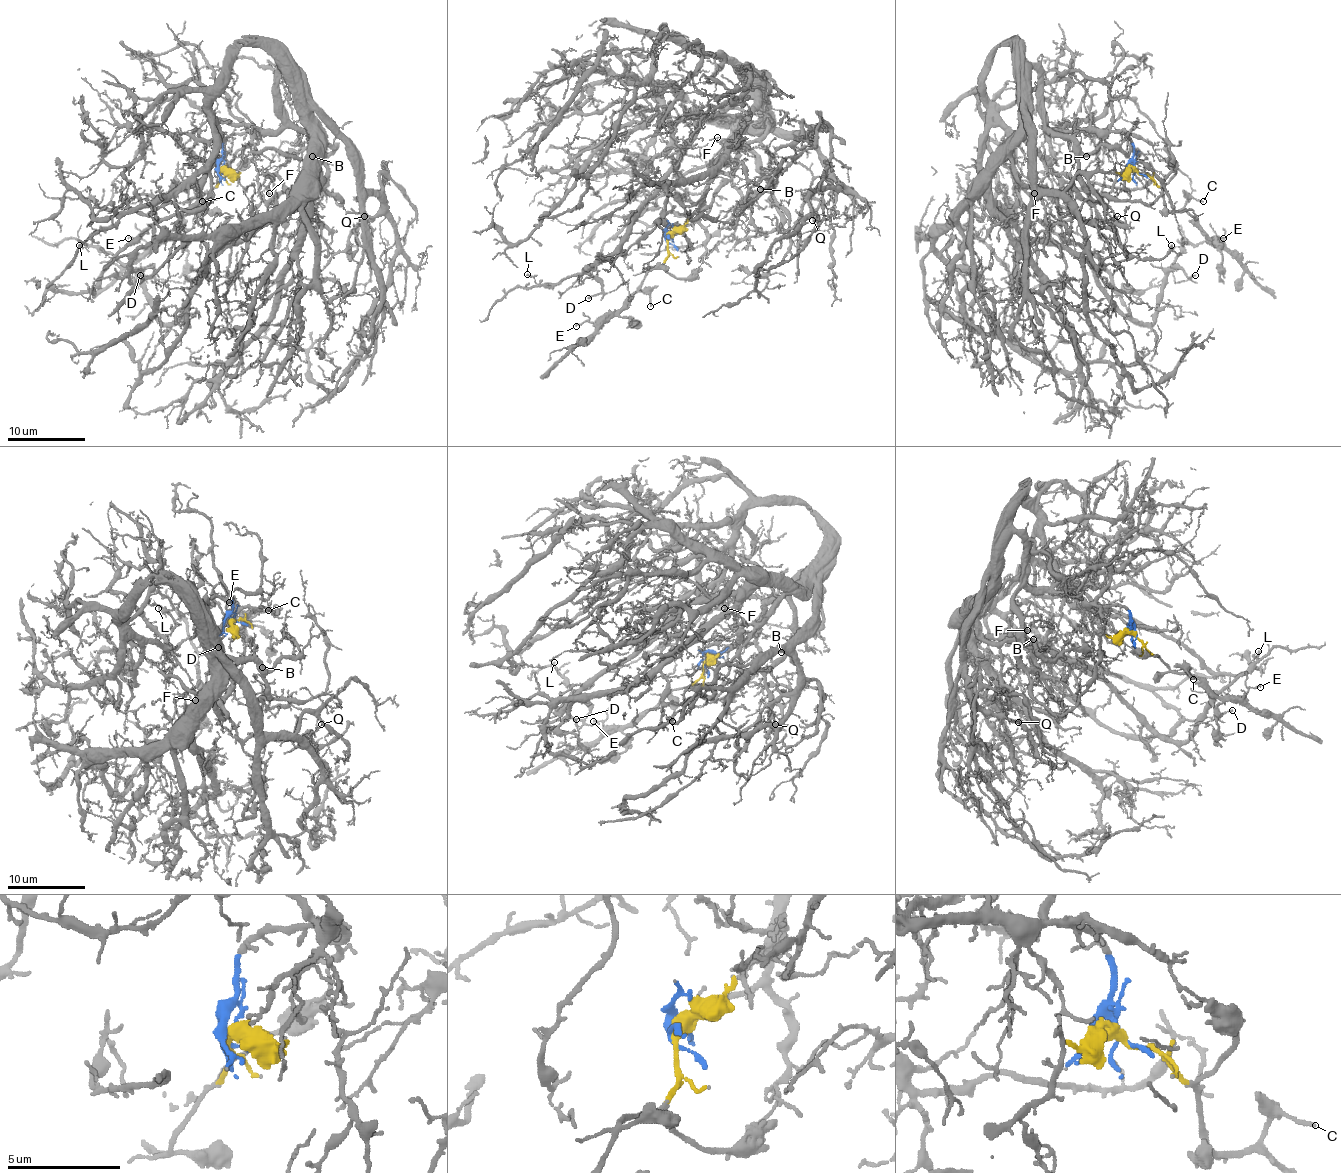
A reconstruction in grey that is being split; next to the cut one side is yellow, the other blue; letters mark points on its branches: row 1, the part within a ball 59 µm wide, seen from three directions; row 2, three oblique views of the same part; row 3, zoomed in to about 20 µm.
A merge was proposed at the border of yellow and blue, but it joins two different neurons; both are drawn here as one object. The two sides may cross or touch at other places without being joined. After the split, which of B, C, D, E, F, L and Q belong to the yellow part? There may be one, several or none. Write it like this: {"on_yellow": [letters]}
{"on_yellow": ["C", "E"]}

